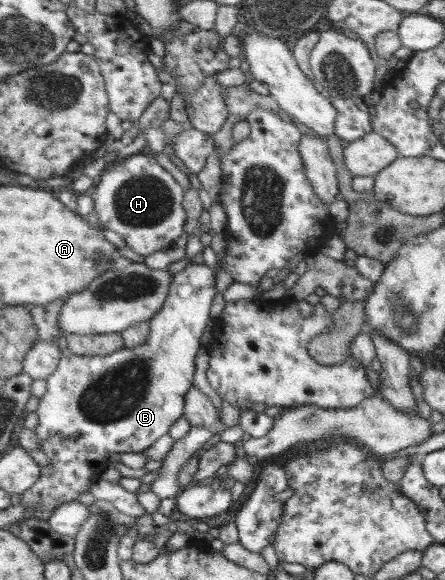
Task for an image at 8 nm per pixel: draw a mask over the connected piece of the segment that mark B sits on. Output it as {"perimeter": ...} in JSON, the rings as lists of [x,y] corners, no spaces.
{"perimeter":[[[190,263],[182,271],[174,274],[173,281],[171,281],[171,287],[169,287],[169,293],[167,300],[163,303],[162,309],[149,321],[150,323],[150,333],[148,334],[147,340],[144,344],[133,348],[124,348],[112,354],[99,355],[99,356],[81,356],[75,355],[68,351],[63,351],[60,356],[59,364],[53,374],[46,380],[47,381],[47,391],[45,394],[39,398],[39,406],[37,407],[37,419],[39,419],[39,424],[34,430],[37,434],[37,440],[39,441],[39,448],[49,459],[49,464],[47,466],[41,466],[41,474],[39,474],[39,479],[31,488],[27,489],[26,492],[21,494],[21,505],[25,507],[31,507],[33,512],[31,512],[31,518],[39,521],[48,521],[53,513],[55,507],[59,507],[62,503],[67,503],[67,501],[77,501],[79,500],[79,495],[81,493],[87,493],[89,491],[89,485],[95,483],[95,480],[101,478],[101,473],[104,469],[109,466],[109,454],[110,453],[140,453],[145,452],[149,447],[152,447],[164,434],[168,434],[171,425],[177,421],[181,416],[183,416],[185,396],[187,395],[187,390],[193,386],[194,374],[196,370],[195,358],[199,349],[203,346],[200,344],[201,337],[206,331],[206,327],[210,319],[210,308],[213,298],[217,293],[216,284],[217,275],[208,268],[205,263],[203,265],[195,265]]]}

